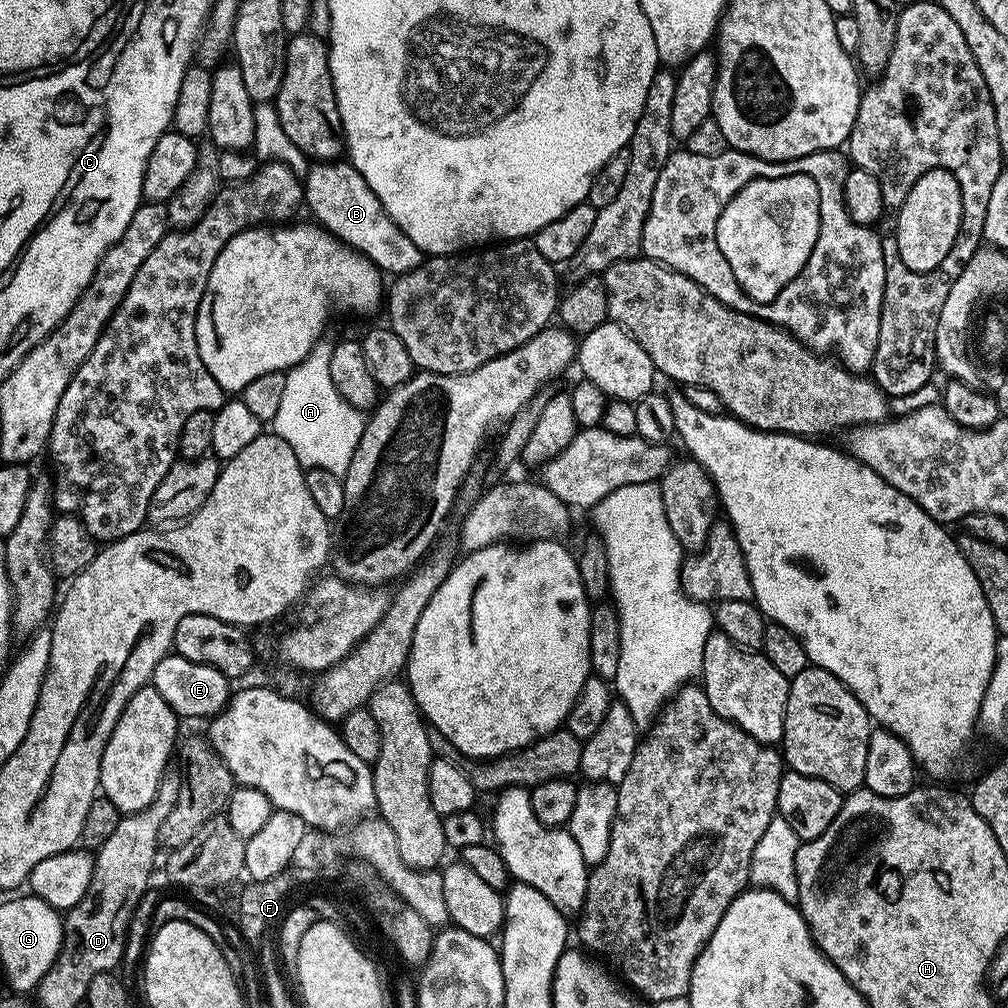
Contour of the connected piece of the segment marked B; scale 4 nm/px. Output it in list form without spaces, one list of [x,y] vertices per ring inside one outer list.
[[[339,159],[313,163],[302,176],[302,183],[304,204],[312,211],[311,219],[319,227],[331,232],[341,243],[361,252],[381,273],[409,272],[424,263],[425,253],[414,246],[406,234],[402,234],[394,218],[390,218],[382,202],[378,202],[374,190],[366,186],[366,178],[358,174],[351,162]]]

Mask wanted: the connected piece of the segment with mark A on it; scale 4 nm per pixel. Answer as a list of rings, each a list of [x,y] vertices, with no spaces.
[[[321,337],[311,348],[310,354],[288,370],[280,407],[272,421],[273,433],[292,450],[304,469],[328,470],[343,477],[349,469],[350,459],[364,433],[366,416],[338,394],[333,379],[330,378],[330,354],[333,341]]]

